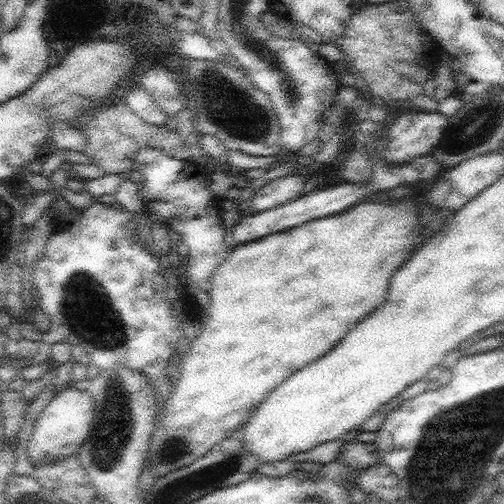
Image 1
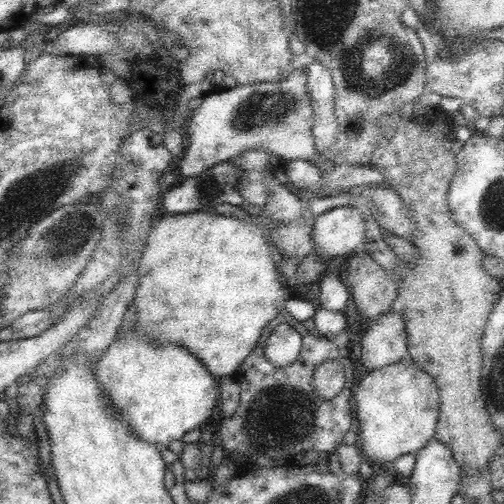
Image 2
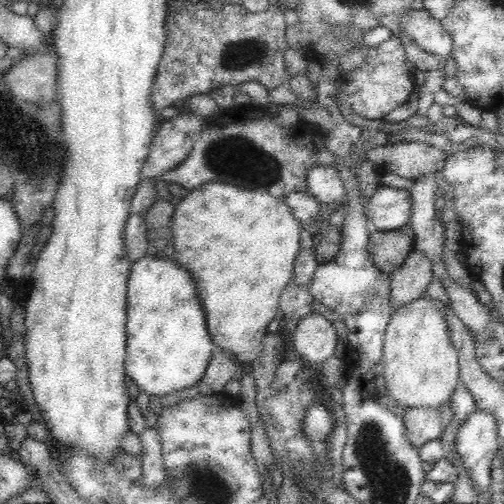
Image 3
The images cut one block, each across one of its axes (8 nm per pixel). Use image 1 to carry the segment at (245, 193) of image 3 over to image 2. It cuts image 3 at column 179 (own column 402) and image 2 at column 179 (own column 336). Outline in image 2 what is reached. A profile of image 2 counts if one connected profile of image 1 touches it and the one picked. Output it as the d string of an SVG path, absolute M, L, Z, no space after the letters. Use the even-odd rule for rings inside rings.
M216 212L160 214L160 218L152 222L138 266L134 330L154 346L184 346L202 360L214 378L232 378L252 350L258 350L264 328L286 312L288 294L280 284L280 272L272 262L266 230L270 228L268 216L264 214L256 214L252 220L240 220L236 216L222 216Z

